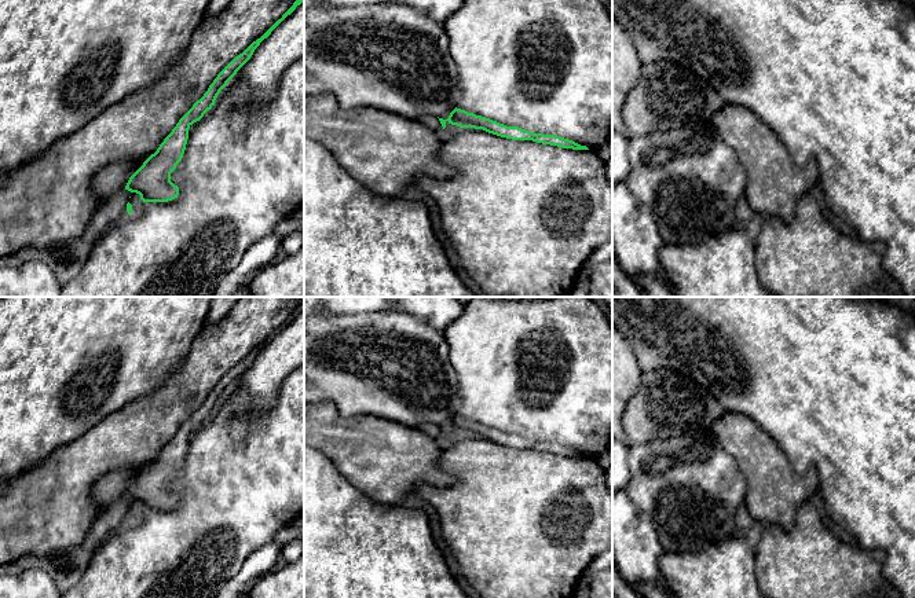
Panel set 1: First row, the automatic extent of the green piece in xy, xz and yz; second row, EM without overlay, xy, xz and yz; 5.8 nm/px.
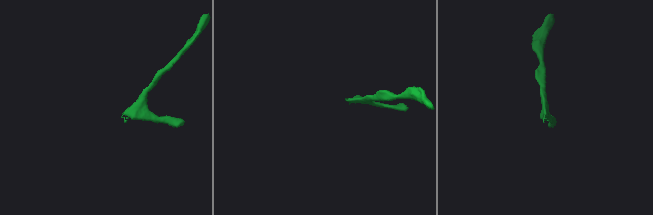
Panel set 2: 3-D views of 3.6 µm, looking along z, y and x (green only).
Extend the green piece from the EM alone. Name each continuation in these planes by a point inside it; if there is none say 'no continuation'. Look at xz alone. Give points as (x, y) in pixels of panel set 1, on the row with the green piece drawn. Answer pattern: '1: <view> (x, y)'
1: xz (432, 123)

